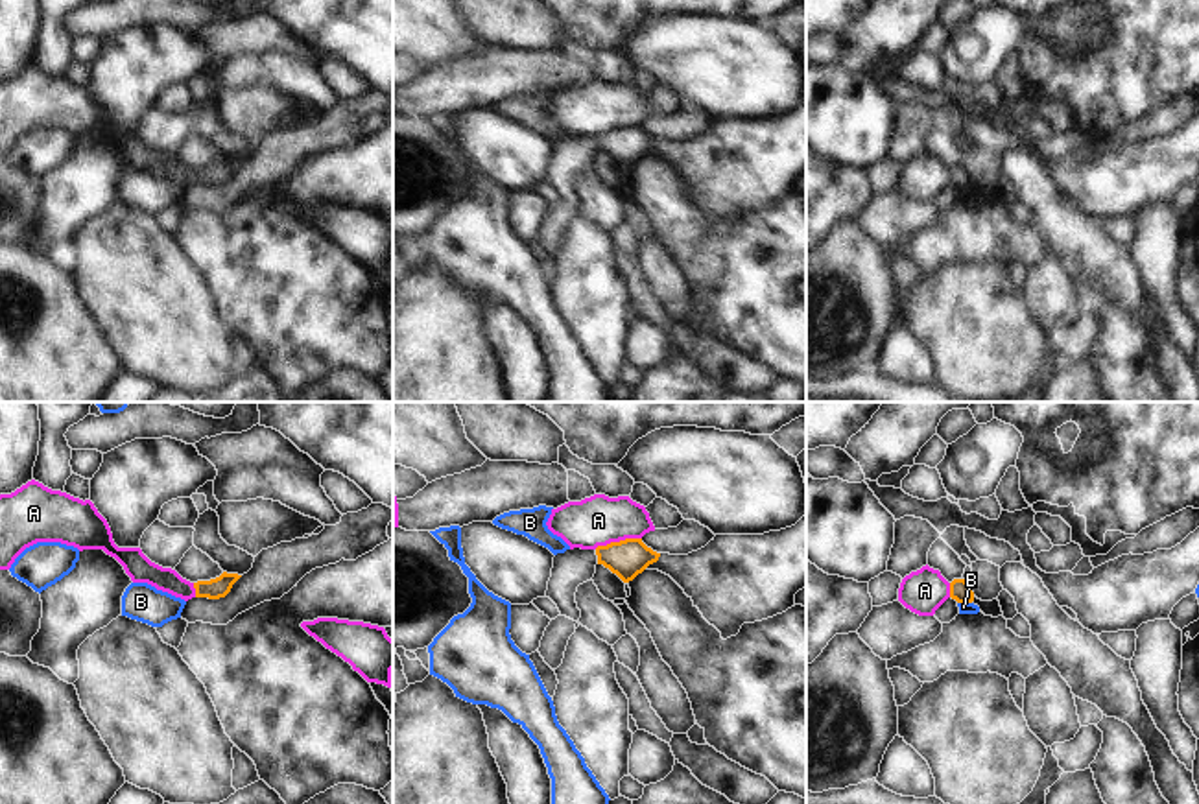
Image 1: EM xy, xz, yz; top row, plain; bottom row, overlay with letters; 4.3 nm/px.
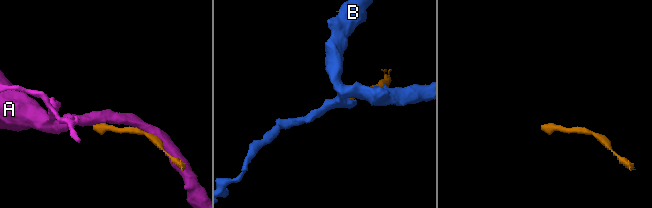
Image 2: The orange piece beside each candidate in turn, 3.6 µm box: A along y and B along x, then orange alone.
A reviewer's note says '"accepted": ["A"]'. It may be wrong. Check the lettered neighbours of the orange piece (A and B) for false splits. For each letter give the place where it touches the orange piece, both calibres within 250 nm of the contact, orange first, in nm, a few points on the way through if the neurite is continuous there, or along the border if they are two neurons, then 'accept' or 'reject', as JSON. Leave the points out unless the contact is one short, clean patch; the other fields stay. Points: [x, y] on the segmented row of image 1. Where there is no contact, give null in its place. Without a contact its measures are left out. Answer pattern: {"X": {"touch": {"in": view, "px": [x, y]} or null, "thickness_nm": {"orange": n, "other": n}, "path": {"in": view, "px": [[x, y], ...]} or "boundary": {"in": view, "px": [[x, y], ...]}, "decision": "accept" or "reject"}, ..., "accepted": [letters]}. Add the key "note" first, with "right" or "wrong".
{"note": "wrong", "A": {"touch": {"in": "xz", "px": [617, 543]}, "thickness_nm": {"orange": 160, "other": 220}, "boundary": {"in": "xz", "px": [[641, 537], [626, 537], [594, 548]]}, "decision": "reject"}, "B": {"touch": {"in": "yz", "px": [965, 602]}, "thickness_nm": {"orange": 90, "other": 50}, "boundary": {"in": "yz", "px": [[958, 602], [971, 603]]}, "decision": "reject"}, "accepted": []}

